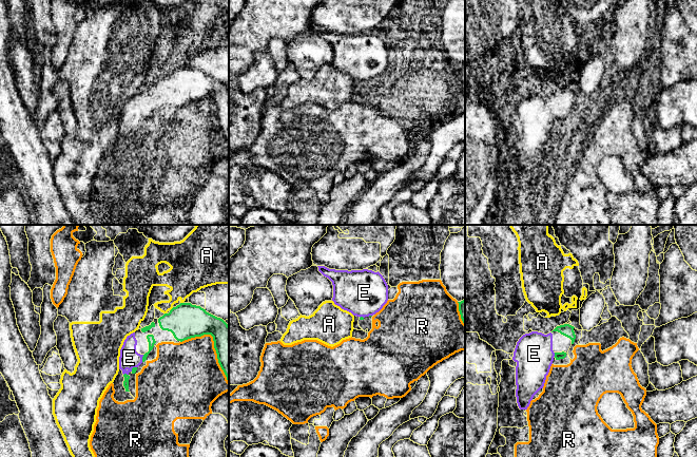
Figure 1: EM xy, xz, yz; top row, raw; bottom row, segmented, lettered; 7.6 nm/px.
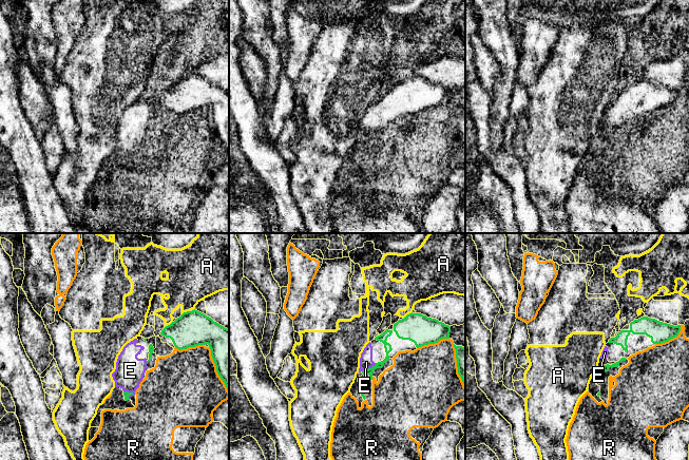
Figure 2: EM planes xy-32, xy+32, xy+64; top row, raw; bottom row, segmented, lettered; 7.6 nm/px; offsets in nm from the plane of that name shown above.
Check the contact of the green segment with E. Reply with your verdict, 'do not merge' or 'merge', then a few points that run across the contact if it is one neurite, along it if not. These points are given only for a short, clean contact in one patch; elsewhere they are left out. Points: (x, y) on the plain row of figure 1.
merge | xy (151, 103), (150, 114), (142, 121), (129, 121)

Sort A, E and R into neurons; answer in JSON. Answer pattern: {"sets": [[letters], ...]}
{"sets": [["A"], ["E"], ["R"]]}

